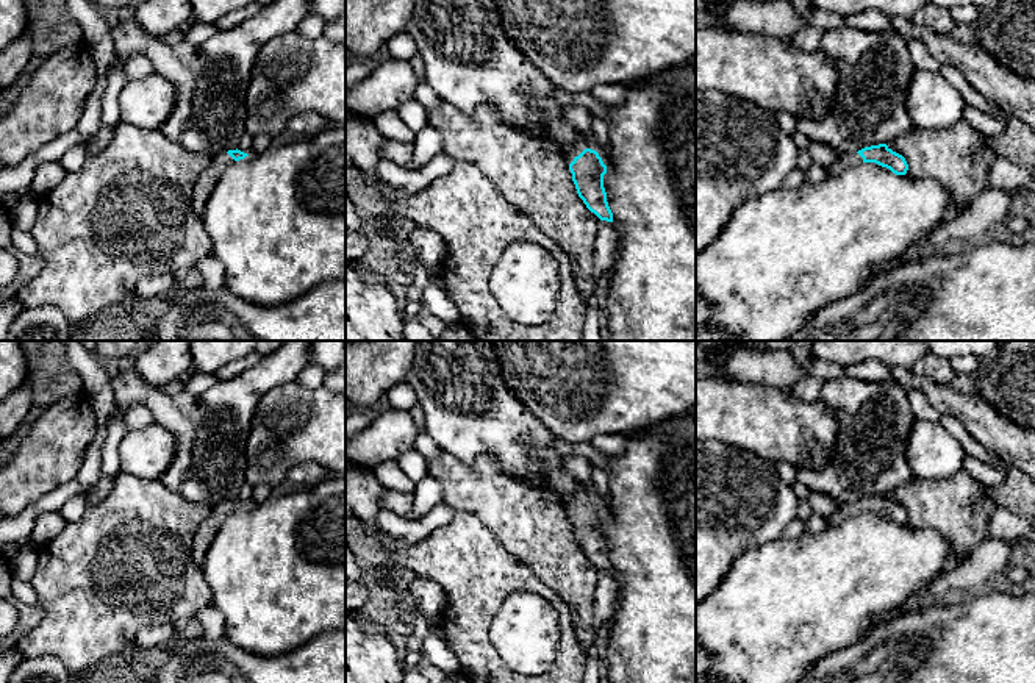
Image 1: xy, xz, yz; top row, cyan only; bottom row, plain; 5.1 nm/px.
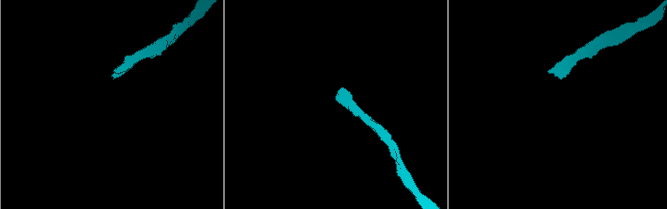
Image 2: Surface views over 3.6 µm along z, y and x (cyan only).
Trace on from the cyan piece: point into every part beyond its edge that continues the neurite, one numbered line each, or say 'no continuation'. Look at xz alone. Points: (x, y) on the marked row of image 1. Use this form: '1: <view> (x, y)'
1: xz (577, 149)

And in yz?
1: yz (848, 161)

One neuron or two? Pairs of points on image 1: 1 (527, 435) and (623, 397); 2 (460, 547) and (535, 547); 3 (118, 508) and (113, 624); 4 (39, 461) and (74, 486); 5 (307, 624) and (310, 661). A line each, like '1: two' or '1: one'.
1: two
2: two
3: one
4: two
5: two

